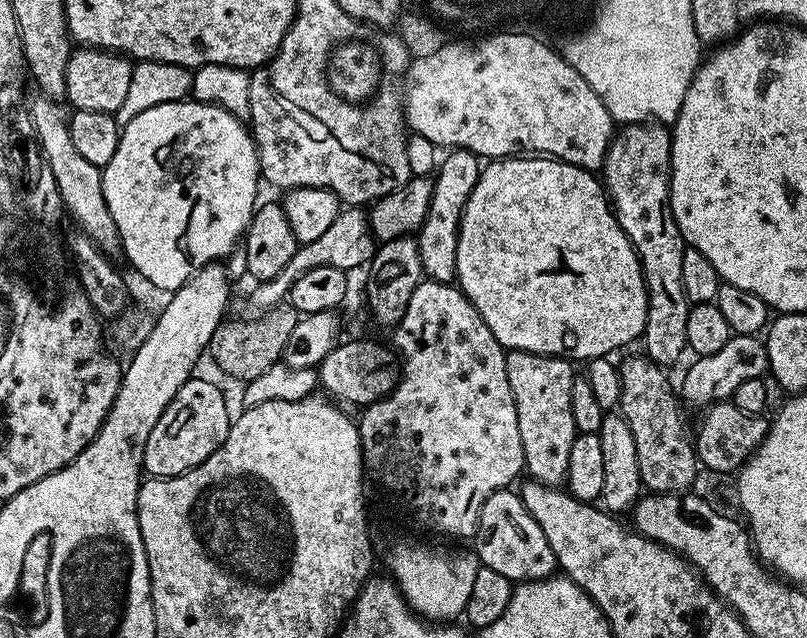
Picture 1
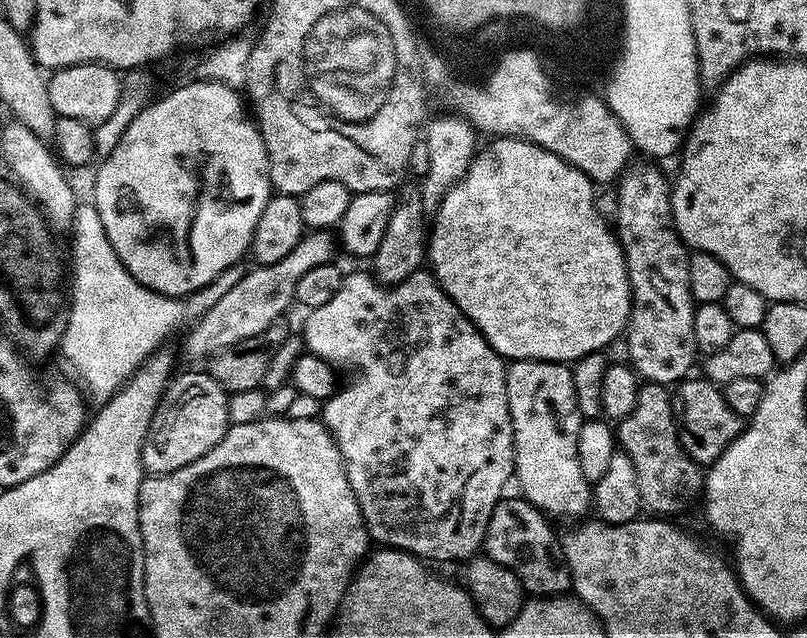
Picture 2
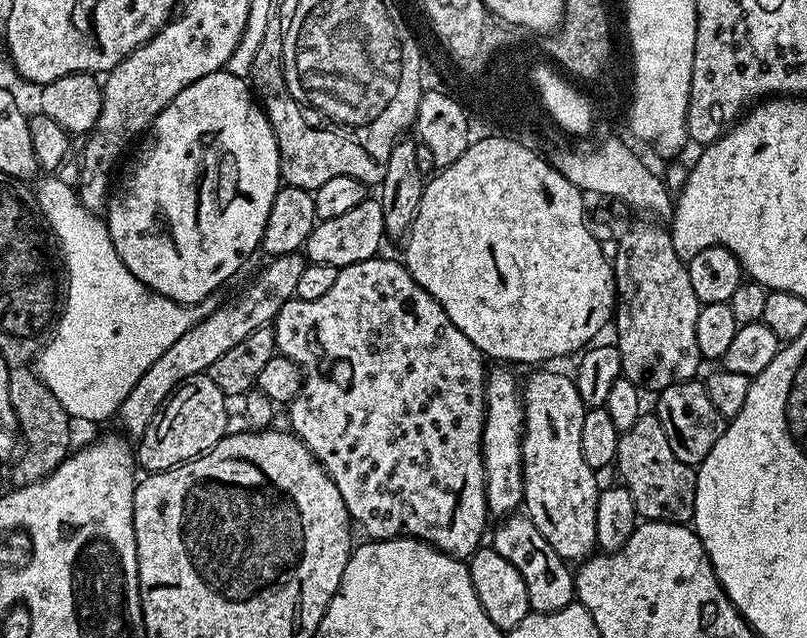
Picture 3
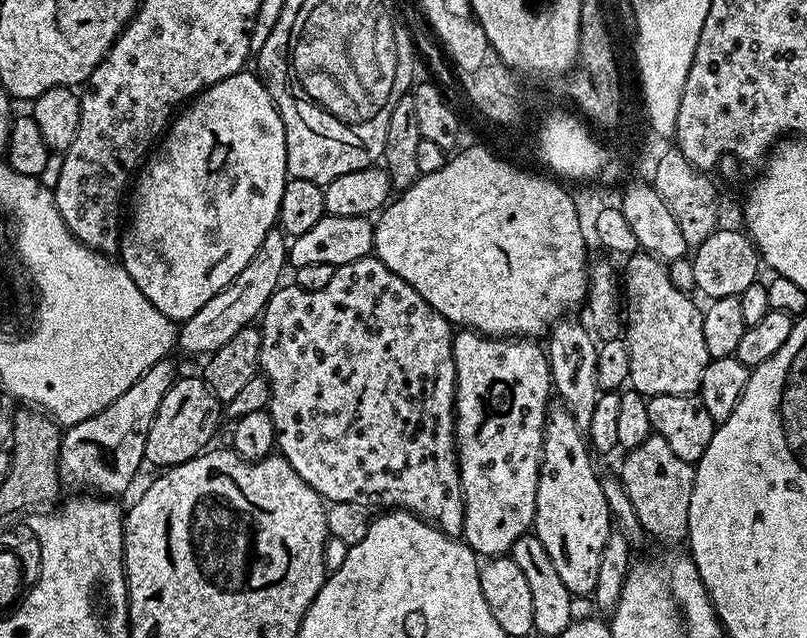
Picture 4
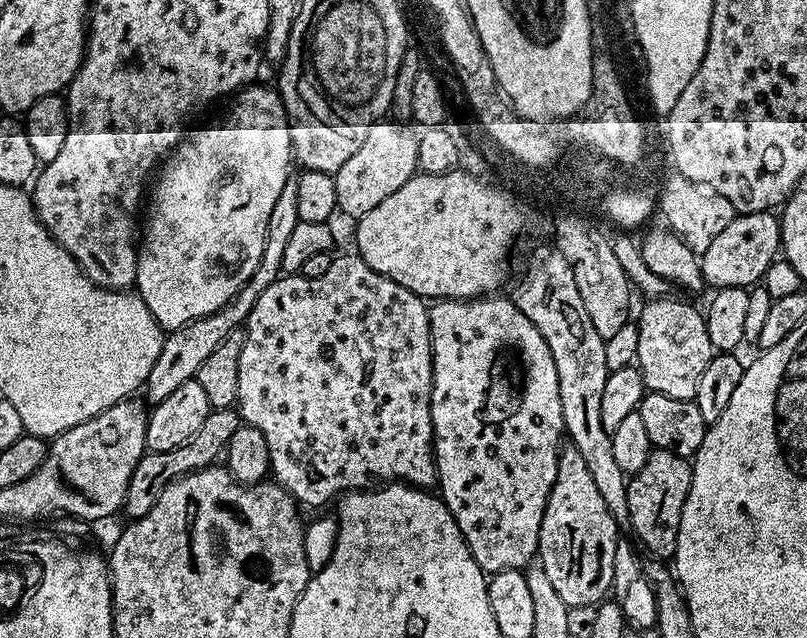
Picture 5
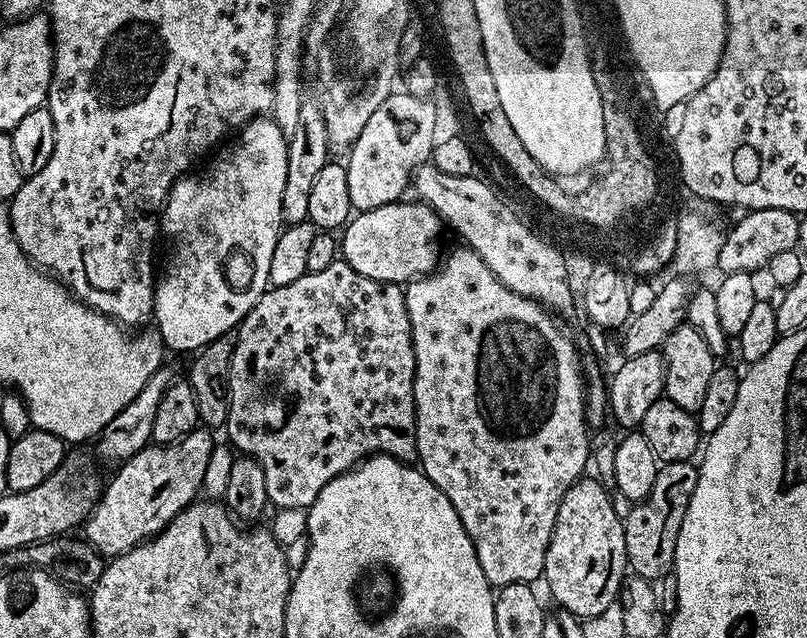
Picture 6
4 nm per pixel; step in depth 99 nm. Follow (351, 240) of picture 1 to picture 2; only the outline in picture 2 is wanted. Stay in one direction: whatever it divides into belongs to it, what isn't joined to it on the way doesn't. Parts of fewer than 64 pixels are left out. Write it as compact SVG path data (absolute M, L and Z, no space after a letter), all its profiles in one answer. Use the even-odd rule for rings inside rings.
M308 230L298 242L298 246L294 246L294 250L286 254L286 258L278 258L278 262L273 264L253 267L253 272L252 269L245 271L242 282L233 286L219 302L214 302L214 306L210 306L210 310L201 314L187 329L189 332L184 340L185 354L192 360L203 361L224 348L262 334L262 330L266 330L275 320L285 315L283 312L288 307L293 307L302 274L314 270L314 266L333 263L337 259L336 250L338 252L338 240L331 231Z

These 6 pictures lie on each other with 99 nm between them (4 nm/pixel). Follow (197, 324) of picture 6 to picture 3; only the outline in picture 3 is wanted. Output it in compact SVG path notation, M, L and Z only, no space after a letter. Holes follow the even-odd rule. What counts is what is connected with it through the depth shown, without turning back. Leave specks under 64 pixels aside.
M221 70L215 72L214 74L206 74L206 78L198 78L198 82L190 82L190 86L186 86L182 90L182 94L178 94L170 101L166 107L157 114L156 121L151 126L150 137L152 136L152 141L148 144L148 153L141 158L140 161L136 164L136 169L132 172L132 177L128 180L128 185L125 186L121 192L113 191L111 193L108 206L106 209L106 223L108 225L108 233L110 238L114 242L114 250L118 250L118 258L122 258L124 265L130 270L130 274L134 274L138 279L142 281L147 288L152 289L152 291L162 294L166 298L171 300L177 300L179 304L199 304L202 298L209 296L211 292L223 289L225 286L224 283L239 270L240 267L244 264L244 259L251 254L255 248L259 249L261 247L263 238L264 238L264 227L266 226L266 218L270 214L270 206L274 202L276 197L276 191L282 187L282 181L280 179L280 151L278 150L278 142L276 141L276 135L274 130L270 126L268 121L268 116L264 113L263 107L258 103L257 97L254 95L253 89L250 87L249 81L242 77L236 77L234 74L228 72L227 70Z

